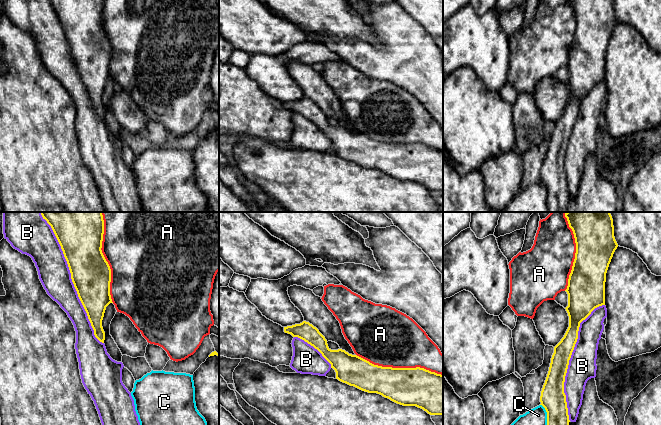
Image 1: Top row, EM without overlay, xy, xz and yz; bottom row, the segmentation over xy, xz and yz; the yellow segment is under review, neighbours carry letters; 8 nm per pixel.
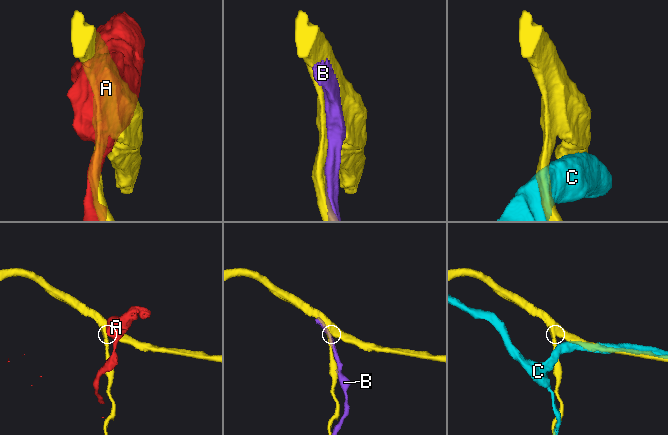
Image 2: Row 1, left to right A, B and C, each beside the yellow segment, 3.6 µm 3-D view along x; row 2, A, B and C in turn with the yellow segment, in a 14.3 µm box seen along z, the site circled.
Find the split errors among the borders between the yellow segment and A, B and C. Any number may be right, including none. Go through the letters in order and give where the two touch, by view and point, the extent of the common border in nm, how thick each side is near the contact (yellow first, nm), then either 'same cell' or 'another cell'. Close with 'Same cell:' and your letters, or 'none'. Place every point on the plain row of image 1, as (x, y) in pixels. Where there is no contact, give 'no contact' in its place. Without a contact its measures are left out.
A: meets yellow in xz at (399, 144); contact 700 nm long; 300 nm thick on the yellow side, 440 nm on the other; another cell
B: meets yellow in yz at (569, 135); contact 1000 nm long; 160 nm thick on the yellow side, 220 nm on the other; another cell
C: meets yellow in yz at (547, 196); contact 260 nm long; 200 nm thick on the yellow side, 320 nm on the other; another cell
Same cell: none

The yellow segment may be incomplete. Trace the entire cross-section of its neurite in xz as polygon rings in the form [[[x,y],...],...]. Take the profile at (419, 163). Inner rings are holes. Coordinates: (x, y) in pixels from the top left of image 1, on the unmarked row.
[[[309,98],[284,103],[284,108],[298,113],[315,125],[331,140],[336,148],[336,155],[368,169],[377,169],[403,182],[416,182],[430,191],[443,191],[443,151],[424,144],[392,144],[374,141],[369,137],[346,128],[331,126],[327,116]]]

